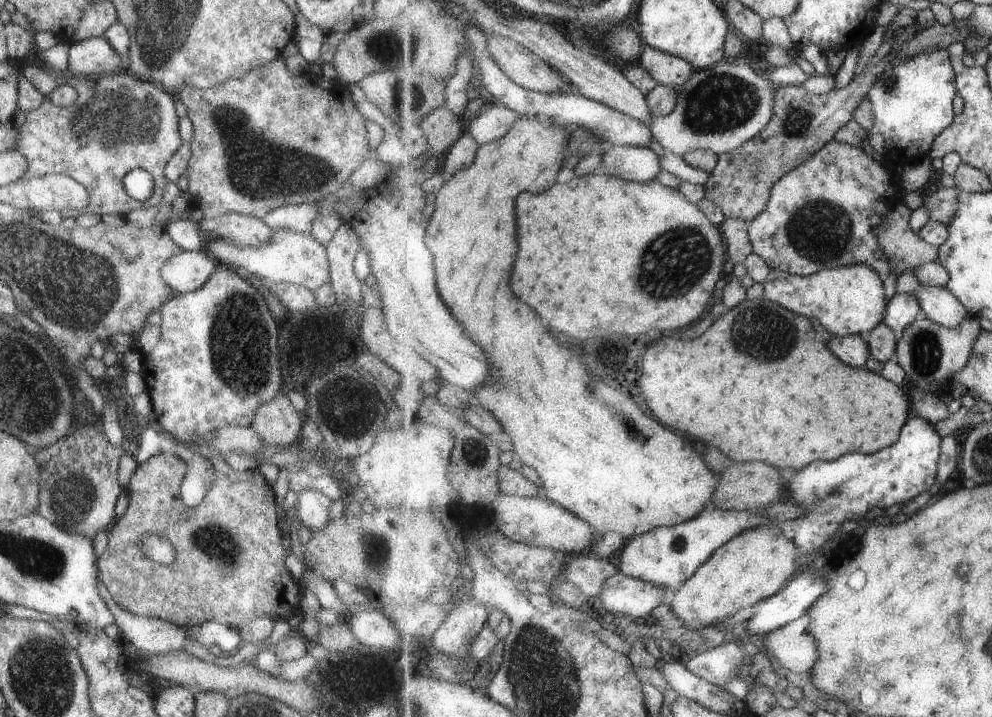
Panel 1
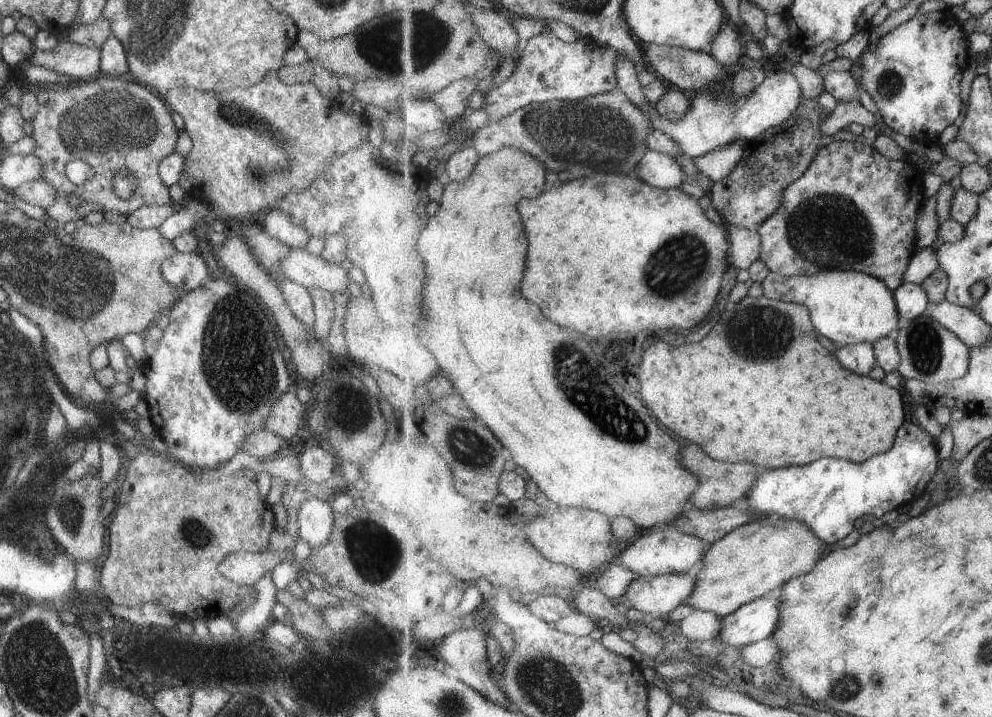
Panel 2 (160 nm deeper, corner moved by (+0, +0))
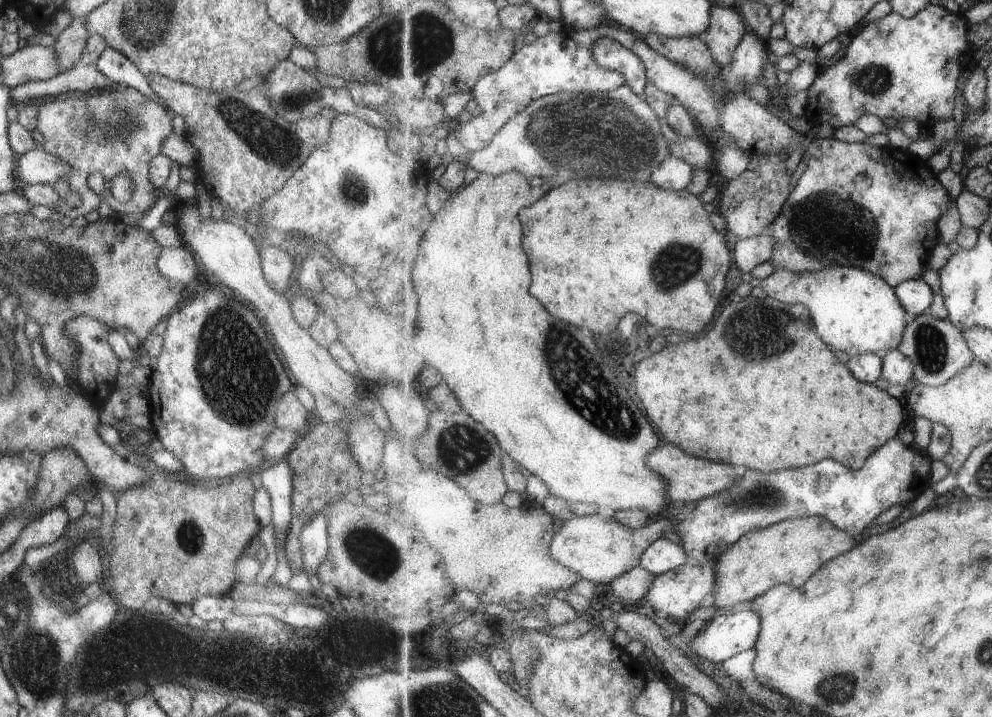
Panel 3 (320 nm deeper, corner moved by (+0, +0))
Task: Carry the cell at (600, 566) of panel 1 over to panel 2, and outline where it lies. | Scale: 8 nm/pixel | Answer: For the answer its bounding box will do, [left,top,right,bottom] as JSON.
[589,562,637,602]

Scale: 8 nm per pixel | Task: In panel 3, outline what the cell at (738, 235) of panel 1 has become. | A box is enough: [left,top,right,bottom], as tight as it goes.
[733,234,773,273]

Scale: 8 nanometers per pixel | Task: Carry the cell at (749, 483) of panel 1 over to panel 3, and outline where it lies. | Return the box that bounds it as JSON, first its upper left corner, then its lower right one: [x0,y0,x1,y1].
[647,442,744,504]

